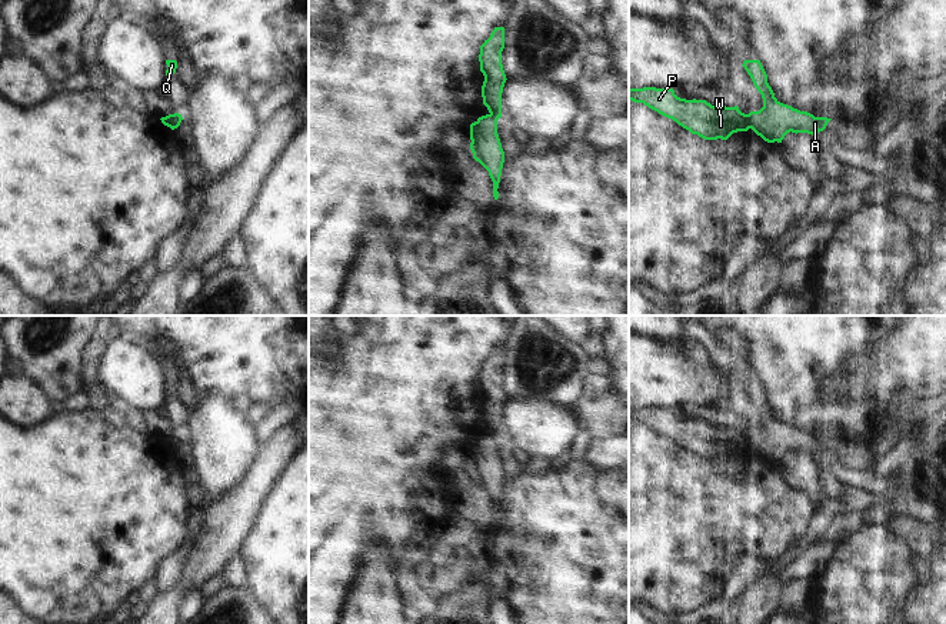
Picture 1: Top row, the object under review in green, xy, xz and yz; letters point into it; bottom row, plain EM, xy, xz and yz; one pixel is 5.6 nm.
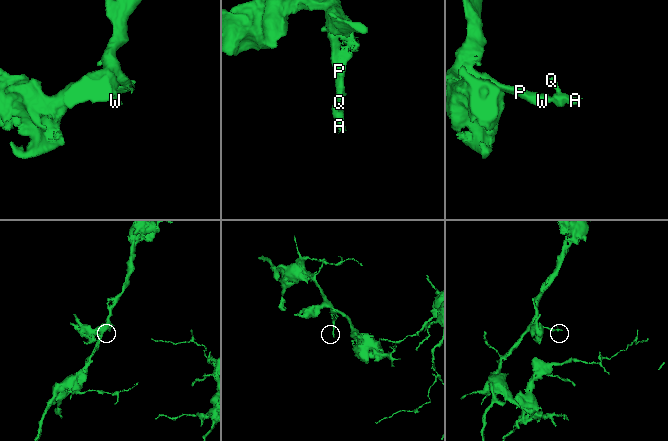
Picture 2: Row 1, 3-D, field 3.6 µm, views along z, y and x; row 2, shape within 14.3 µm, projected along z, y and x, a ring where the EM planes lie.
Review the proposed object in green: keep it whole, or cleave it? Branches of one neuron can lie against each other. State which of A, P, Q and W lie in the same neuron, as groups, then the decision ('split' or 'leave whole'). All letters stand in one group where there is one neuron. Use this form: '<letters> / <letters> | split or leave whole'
A Q / P W | split

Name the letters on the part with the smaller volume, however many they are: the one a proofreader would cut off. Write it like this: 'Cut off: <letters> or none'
Cut off: A, Q.

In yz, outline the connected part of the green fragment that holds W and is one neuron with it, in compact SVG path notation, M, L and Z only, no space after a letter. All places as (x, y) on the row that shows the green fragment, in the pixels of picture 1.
M629 89L629 100L643 103L704 140L727 140L733 133L750 129L749 114L742 113L737 106L715 107L706 100L680 99L673 89Z

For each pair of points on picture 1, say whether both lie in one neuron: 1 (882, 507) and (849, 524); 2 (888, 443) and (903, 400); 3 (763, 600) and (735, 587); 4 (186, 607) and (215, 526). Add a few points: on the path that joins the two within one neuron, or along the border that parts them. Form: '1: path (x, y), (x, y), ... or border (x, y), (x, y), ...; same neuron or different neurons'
1: path (873, 516), (858, 520); same neuron
2: path (895, 433), (899, 427), (899, 410); same neuron
3: border (768, 569), (746, 587), (730, 609); different neurons
4: border (199, 587), (189, 591), (177, 609); different neurons

